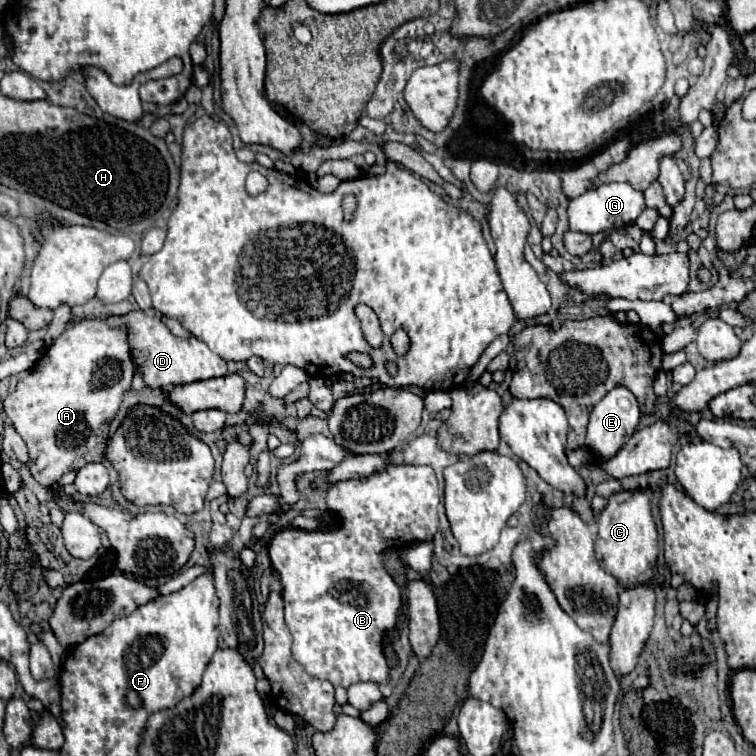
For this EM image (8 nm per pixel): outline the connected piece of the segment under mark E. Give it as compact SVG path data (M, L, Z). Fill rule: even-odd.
M625 387L611 389L591 411L585 447L591 447L591 455L595 455L595 459L599 459L599 463L603 463L603 459L611 459L611 455L615 455L615 451L619 451L619 447L623 447L623 443L627 443L627 439L633 435L633 431L637 429L639 417L641 417L641 413L639 413L635 395Z

